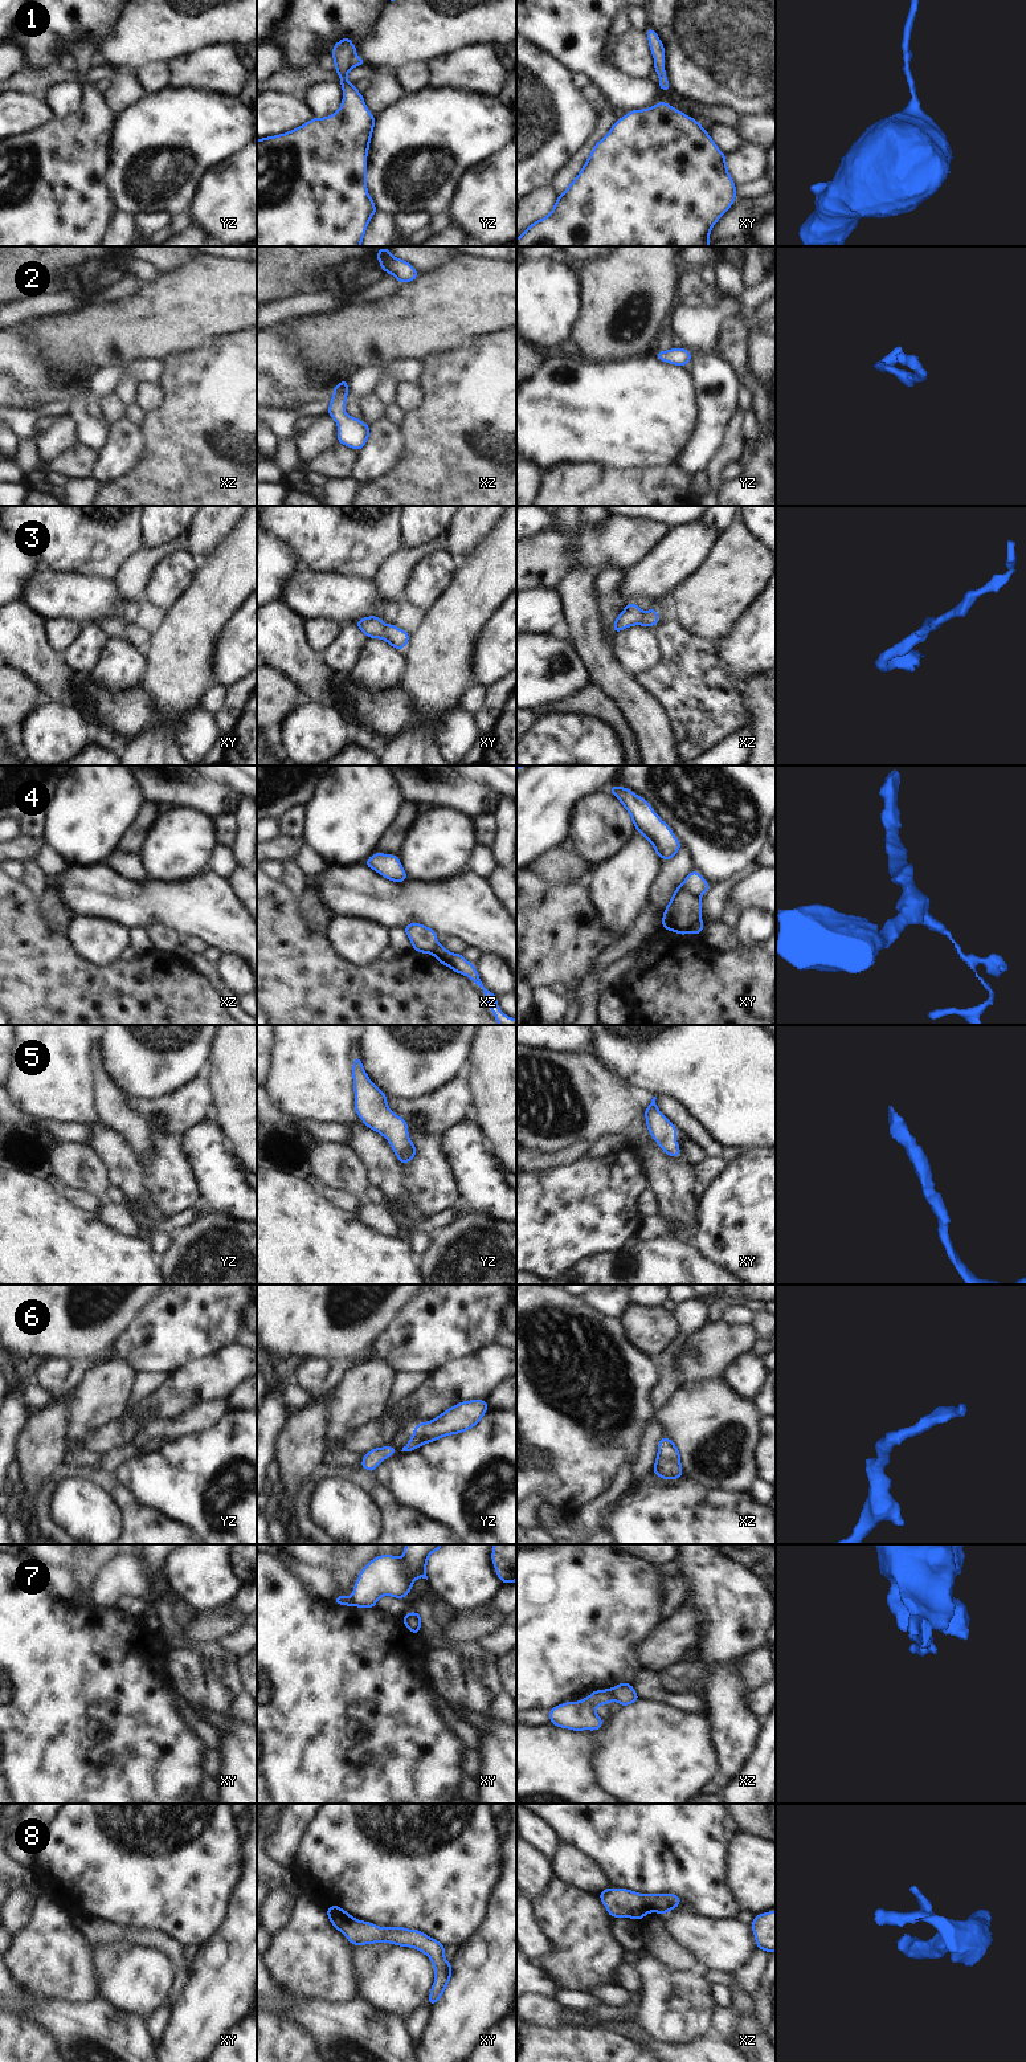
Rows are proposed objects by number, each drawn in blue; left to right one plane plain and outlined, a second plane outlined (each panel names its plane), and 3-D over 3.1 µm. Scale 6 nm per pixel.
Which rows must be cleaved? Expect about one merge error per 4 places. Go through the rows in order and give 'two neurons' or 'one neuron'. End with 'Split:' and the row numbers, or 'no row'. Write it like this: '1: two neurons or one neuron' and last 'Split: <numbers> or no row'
1: one neuron
2: one neuron
3: one neuron
4: two neurons
5: one neuron
6: one neuron
7: two neurons
8: one neuron
Split: 4, 7

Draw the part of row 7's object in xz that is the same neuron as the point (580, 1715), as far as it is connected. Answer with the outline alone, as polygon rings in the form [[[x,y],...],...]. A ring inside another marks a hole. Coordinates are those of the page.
[[[613,1689],[594,1690],[588,1698],[580,1702],[567,1702],[549,1710],[549,1723],[572,1731],[597,1731],[604,1726],[597,1715],[598,1704],[608,1704],[616,1700]]]

